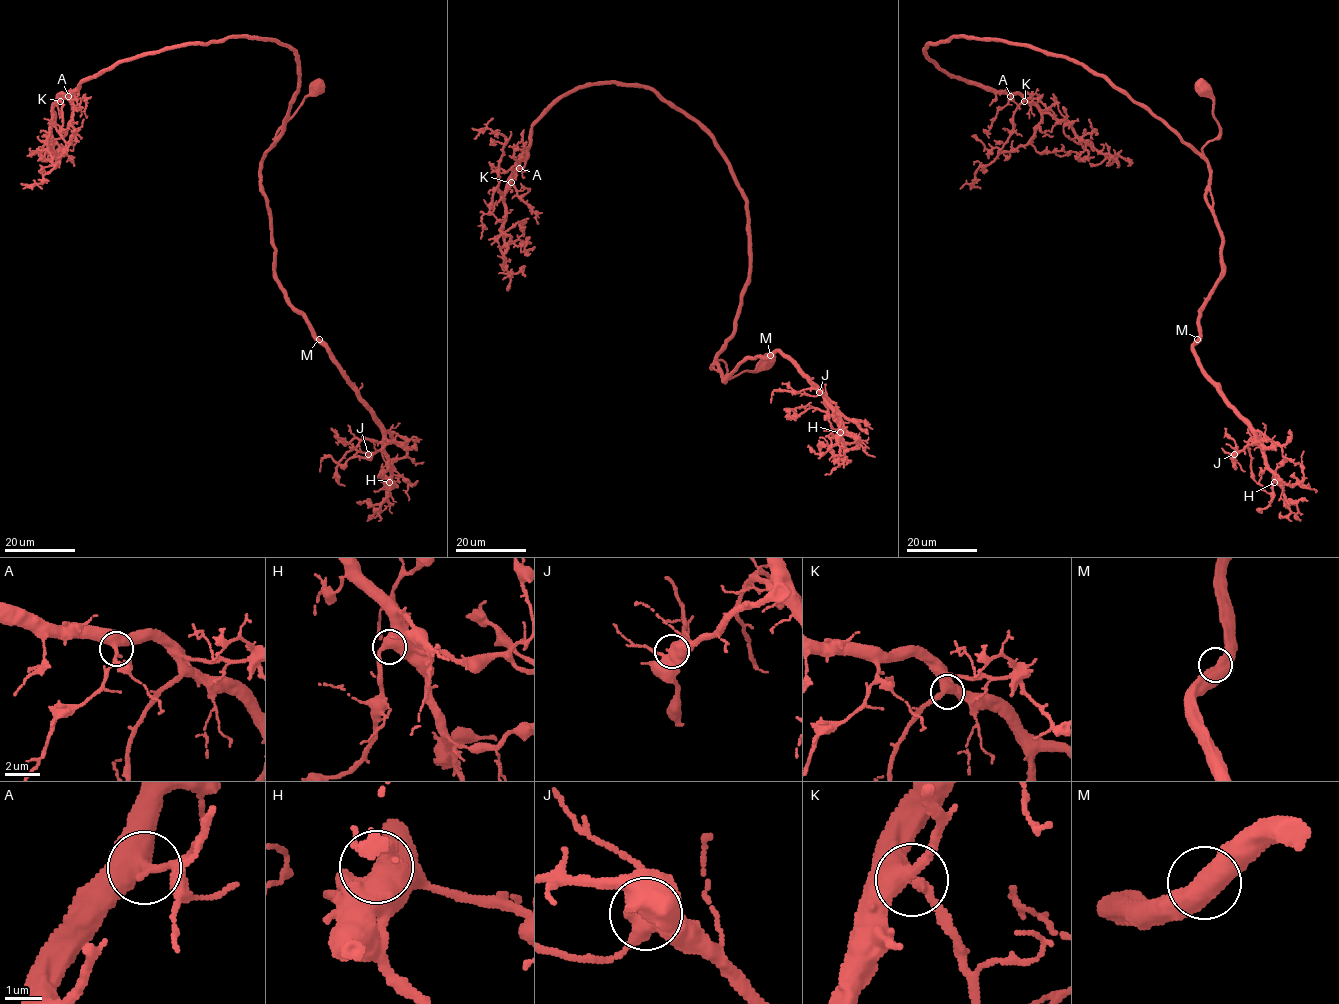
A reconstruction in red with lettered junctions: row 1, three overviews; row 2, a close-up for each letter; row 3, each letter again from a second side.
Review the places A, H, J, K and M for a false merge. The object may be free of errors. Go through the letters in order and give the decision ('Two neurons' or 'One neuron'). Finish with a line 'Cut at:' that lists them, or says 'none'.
A: One neuron
H: One neuron
J: One neuron
K: One neuron
M: One neuron
Cut at: none

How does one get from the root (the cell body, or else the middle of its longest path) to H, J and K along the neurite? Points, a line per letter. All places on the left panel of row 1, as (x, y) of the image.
H: (314, 89), (278, 131), (275, 144), (261, 163), (260, 186), (275, 251), (274, 277), (382, 430), (389, 482)
J: (314, 89), (276, 134), (261, 163), (260, 186), (273, 239), (274, 277), (382, 430), (387, 443), (368, 454)
K: (314, 89), (265, 153), (298, 83), (296, 54), (275, 40), (226, 37), (144, 52), (60, 101)

